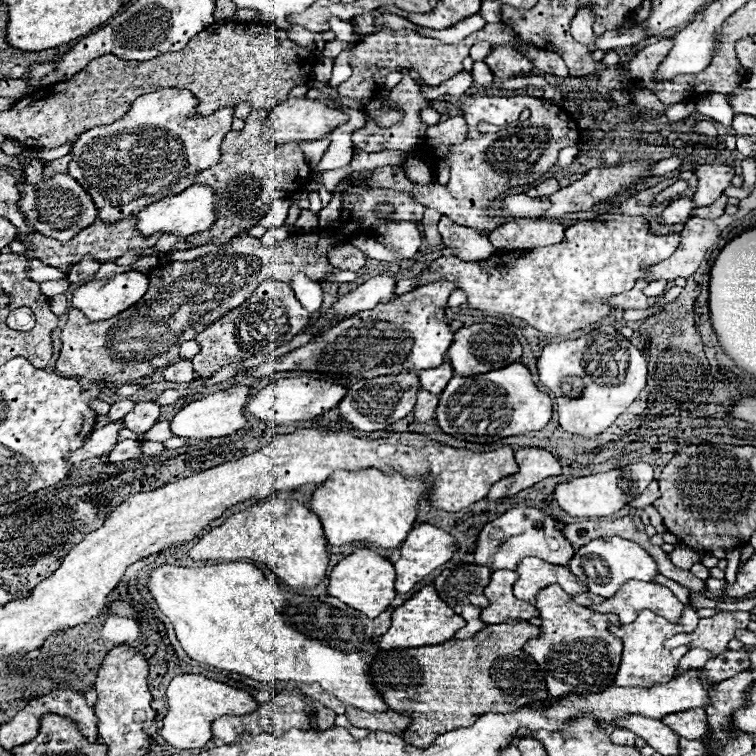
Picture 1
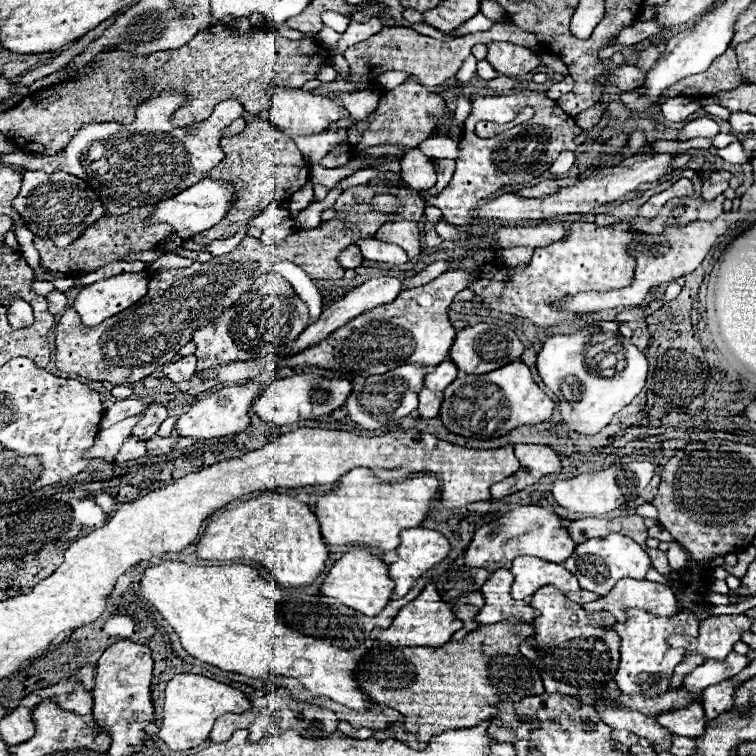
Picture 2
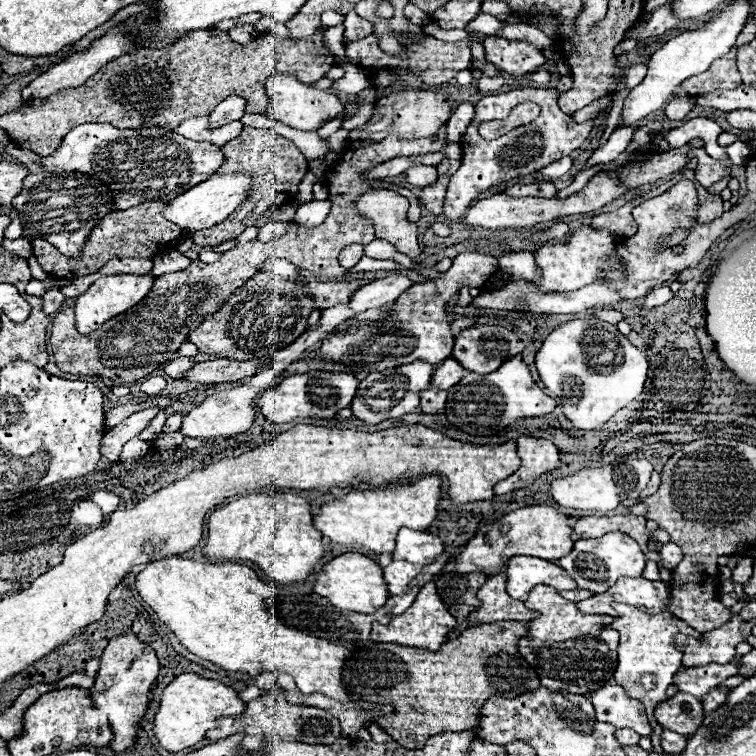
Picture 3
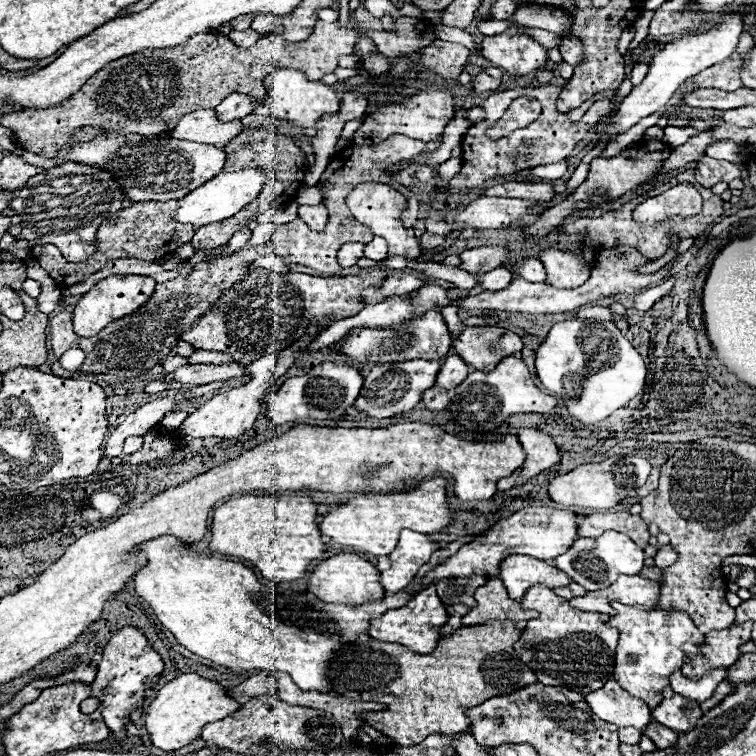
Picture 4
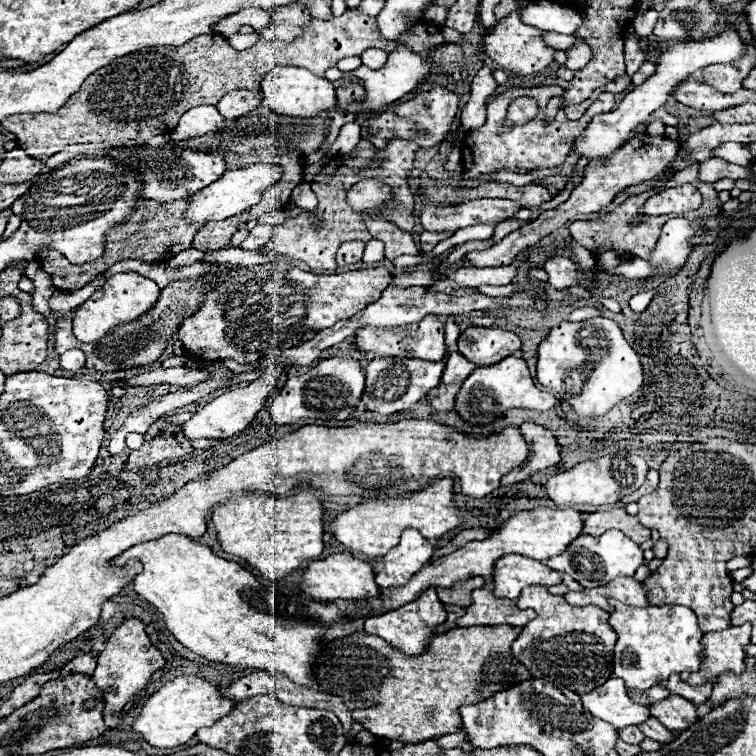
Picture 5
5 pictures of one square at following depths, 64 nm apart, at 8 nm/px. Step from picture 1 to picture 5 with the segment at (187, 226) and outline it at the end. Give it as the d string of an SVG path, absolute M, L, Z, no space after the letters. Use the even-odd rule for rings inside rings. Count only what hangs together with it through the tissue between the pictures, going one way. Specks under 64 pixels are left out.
M252 164L242 170L226 170L222 178L218 178L216 182L208 184L204 190L190 196L188 208L184 210L184 218L188 218L190 222L206 224L206 222L218 222L218 220L236 216L248 210L250 206L254 206L256 202L260 202L264 188L268 188L274 180L278 180L280 174L282 174L280 166L272 166L272 164Z

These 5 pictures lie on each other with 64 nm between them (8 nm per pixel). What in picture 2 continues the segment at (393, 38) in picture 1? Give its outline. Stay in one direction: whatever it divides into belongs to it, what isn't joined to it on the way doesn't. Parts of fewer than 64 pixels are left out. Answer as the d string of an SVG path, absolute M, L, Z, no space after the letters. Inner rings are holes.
M496 22L486 32L468 34L450 42L442 42L442 40L418 34L410 28L388 28L388 30L380 30L378 34L372 34L368 40L358 42L344 52L344 58L348 60L348 66L350 66L348 82L356 82L358 88L354 92L362 92L366 88L374 88L380 74L388 70L404 70L416 76L418 82L424 86L442 86L446 80L456 76L464 58L470 56L470 48L474 44L488 44L488 42L510 42L526 48L540 48L540 42L536 40L534 34L522 32L518 26L512 26L508 22Z

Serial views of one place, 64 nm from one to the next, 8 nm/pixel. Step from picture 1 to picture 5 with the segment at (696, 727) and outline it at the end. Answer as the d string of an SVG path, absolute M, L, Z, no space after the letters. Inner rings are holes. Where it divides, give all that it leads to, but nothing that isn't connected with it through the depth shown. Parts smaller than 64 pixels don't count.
M674 694L662 702L652 704L650 714L668 730L688 730L698 720L696 704L688 702L686 698L676 698Z

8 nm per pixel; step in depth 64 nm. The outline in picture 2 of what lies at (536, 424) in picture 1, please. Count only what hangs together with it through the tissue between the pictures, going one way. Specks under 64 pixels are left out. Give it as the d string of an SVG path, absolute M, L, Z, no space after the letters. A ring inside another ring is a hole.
M512 362L500 370L492 370L488 374L478 376L458 376L446 390L444 400L440 406L440 418L442 424L448 428L448 432L464 436L464 438L500 438L508 434L514 428L520 426L534 426L540 422L546 422L552 416L554 410L552 398L540 390L526 364Z

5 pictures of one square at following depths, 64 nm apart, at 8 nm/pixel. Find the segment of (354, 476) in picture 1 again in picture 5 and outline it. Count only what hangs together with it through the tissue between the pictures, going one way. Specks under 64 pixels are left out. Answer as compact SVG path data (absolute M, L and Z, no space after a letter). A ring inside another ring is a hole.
M442 478L442 480L434 480L432 484L424 486L424 490L412 496L356 504L346 512L338 514L334 520L330 520L328 526L332 536L340 544L346 544L352 550L364 552L368 556L384 556L390 548L398 544L400 534L406 528L416 528L424 538L440 538L442 534L454 530L460 520L462 518L458 514L458 508L452 502L452 480Z

